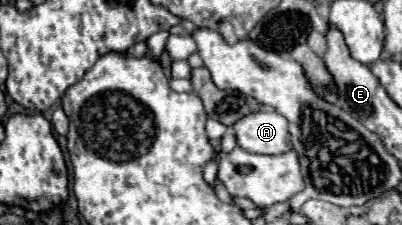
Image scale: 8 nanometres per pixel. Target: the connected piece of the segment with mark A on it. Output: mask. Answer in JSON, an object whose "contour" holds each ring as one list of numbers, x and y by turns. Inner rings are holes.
{"contour":[[256,110,234,126,238,146,256,154,280,154,292,148,288,122,276,110]]}

